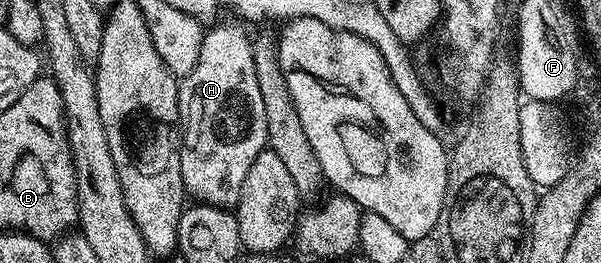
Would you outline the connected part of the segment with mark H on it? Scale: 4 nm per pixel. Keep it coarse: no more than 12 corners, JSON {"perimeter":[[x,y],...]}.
{"perimeter":[[218,22],[180,82],[182,175],[214,204],[267,149],[252,34]]}

